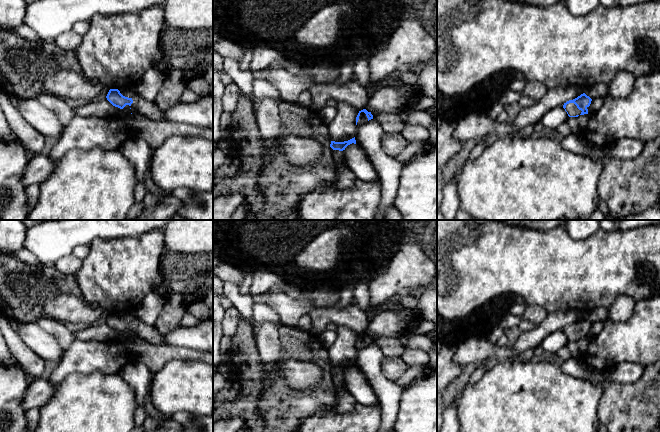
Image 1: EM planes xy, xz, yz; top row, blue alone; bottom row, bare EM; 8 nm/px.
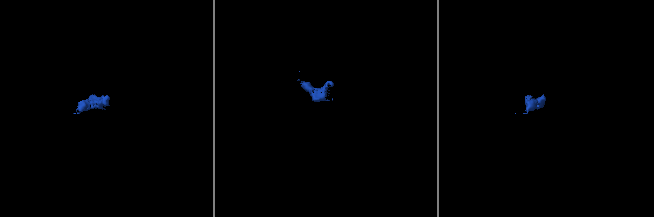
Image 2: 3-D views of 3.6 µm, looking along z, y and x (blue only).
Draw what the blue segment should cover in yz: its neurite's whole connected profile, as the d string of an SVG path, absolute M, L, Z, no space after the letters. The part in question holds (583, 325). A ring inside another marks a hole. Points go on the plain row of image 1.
M583 317L577 322L564 327L563 332L569 341L578 341L579 339L588 338L588 332L591 325L592 323Z

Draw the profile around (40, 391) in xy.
M45 374L38 378L32 378L29 387L22 399L22 408L28 411L31 408L43 407L54 395L56 387Z

